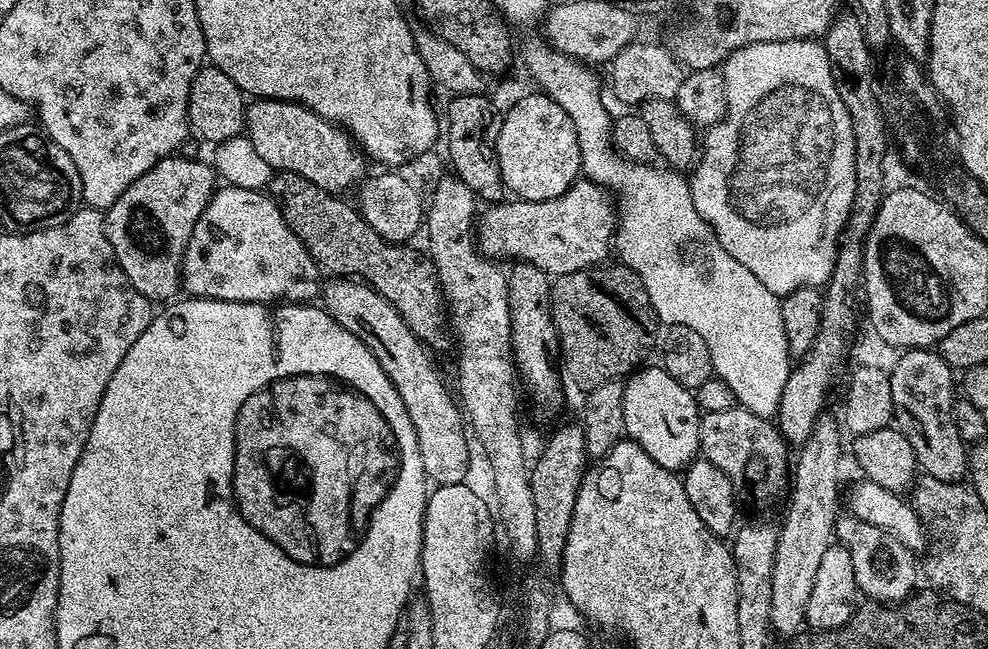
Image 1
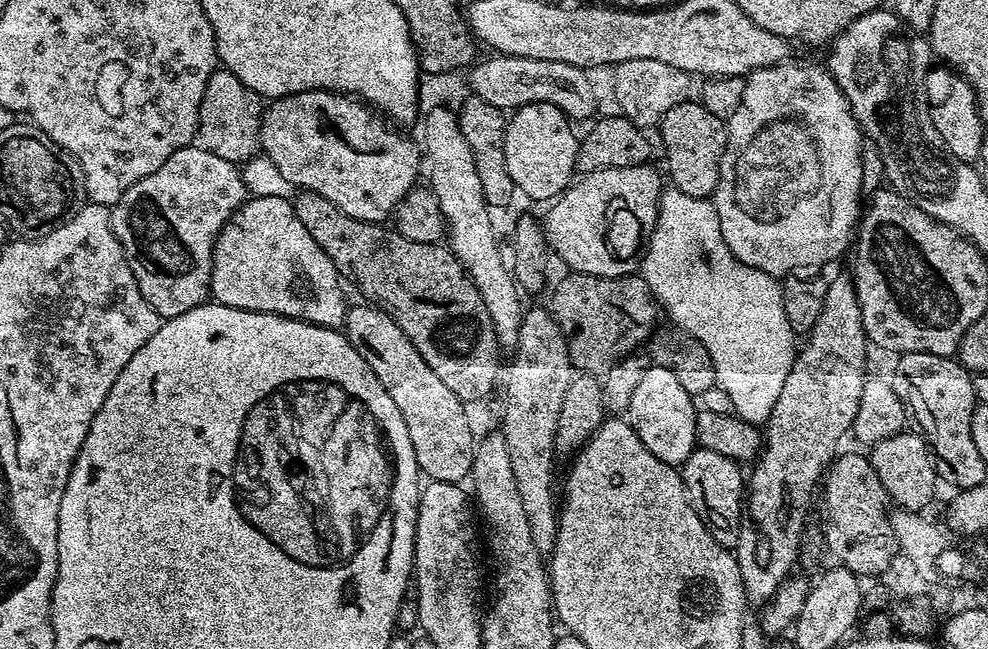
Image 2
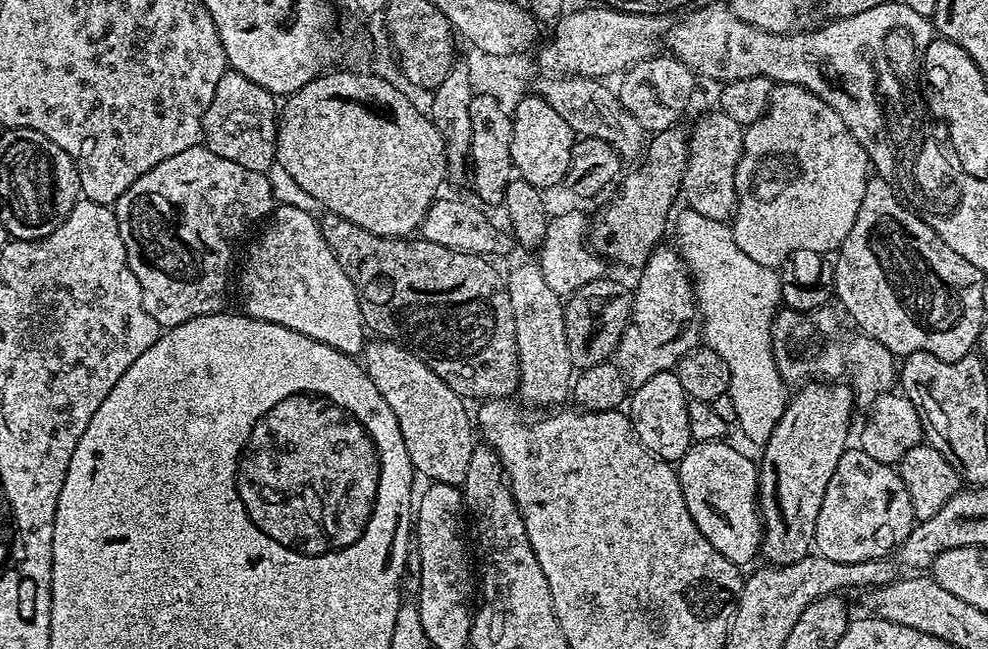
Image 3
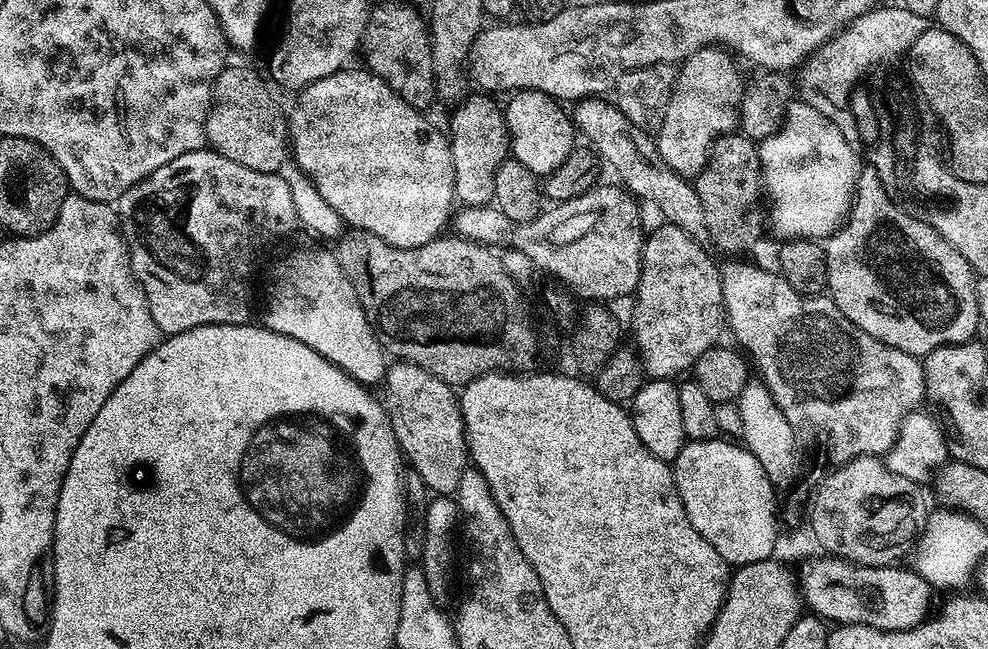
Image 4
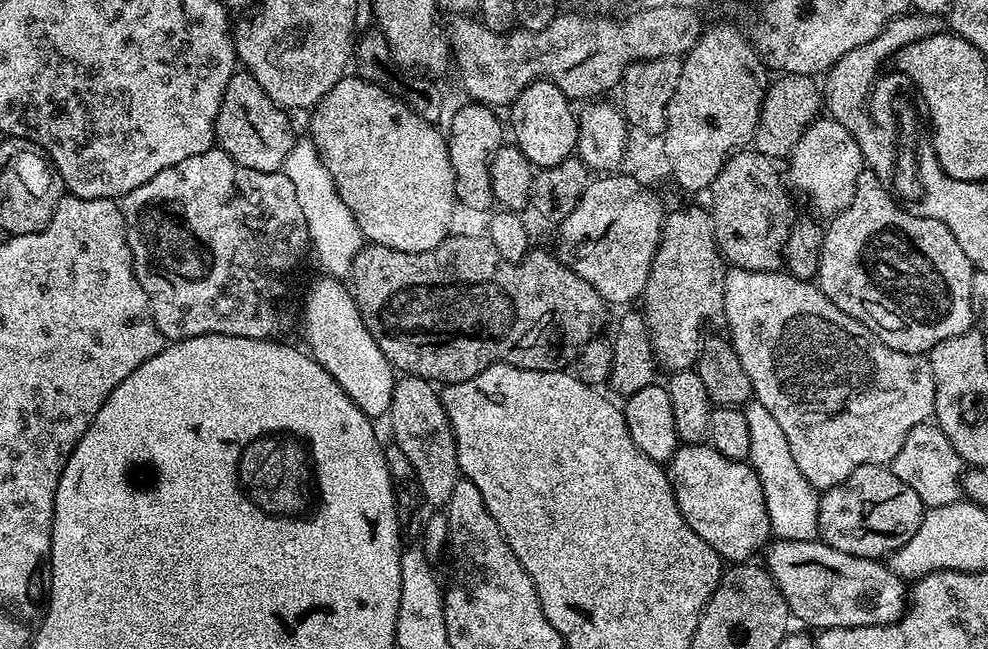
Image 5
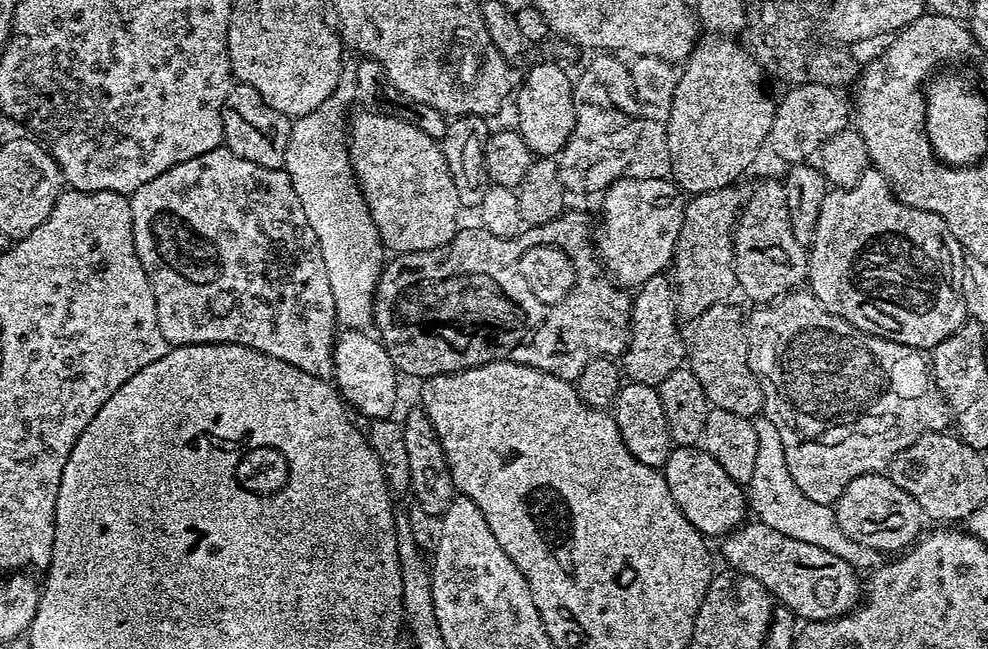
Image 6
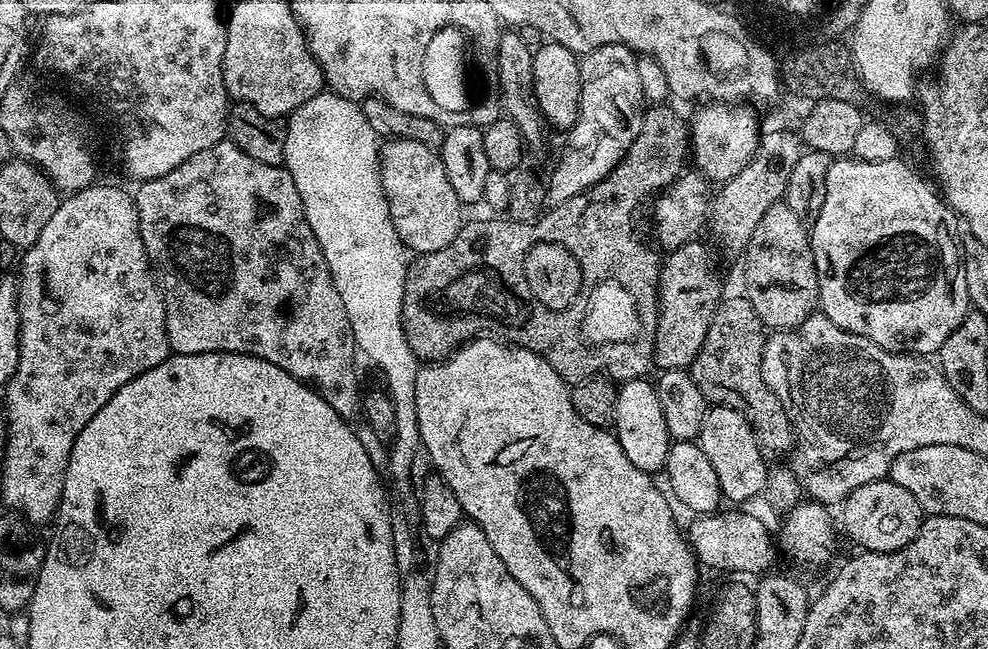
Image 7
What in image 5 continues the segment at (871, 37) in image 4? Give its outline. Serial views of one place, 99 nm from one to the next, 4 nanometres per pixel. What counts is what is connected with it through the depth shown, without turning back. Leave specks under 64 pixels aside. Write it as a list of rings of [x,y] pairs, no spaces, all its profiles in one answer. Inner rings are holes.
[[[923,14],[897,16],[873,40],[850,50],[838,63],[833,64],[826,73],[828,81],[822,84],[822,100],[826,105],[827,115],[831,119],[837,120],[842,126],[846,126],[846,130],[854,138],[854,142],[858,142],[862,154],[872,156],[872,162],[868,165],[868,168],[873,172],[880,168],[880,175],[878,176],[884,176],[884,180],[888,180],[888,172],[892,172],[892,160],[888,160],[888,148],[877,145],[877,135],[872,132],[868,116],[865,113],[863,93],[865,88],[868,87],[869,78],[867,76],[872,75],[872,68],[876,68],[876,60],[880,60],[880,56],[891,61],[903,47],[939,33],[942,28],[940,22],[942,22],[940,16]],[[869,143],[873,143],[875,146],[868,148]]]

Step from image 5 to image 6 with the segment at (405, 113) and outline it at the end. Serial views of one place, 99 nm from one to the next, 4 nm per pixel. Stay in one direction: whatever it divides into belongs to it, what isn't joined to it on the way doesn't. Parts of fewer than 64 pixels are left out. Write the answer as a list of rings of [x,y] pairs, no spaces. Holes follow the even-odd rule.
[[[360,110],[350,120],[350,139],[348,154],[352,158],[352,172],[360,185],[366,206],[372,215],[374,226],[380,235],[380,243],[393,253],[421,252],[446,246],[454,238],[461,223],[462,205],[458,190],[454,190],[454,178],[446,166],[443,147],[430,138],[411,119],[403,120],[400,116],[387,116],[384,110]]]

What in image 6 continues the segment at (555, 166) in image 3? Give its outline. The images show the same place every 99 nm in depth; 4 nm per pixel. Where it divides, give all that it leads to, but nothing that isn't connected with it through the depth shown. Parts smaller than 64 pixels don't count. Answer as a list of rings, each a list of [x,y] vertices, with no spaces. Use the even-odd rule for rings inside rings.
[[[536,64],[528,73],[523,73],[522,81],[514,92],[516,100],[516,124],[515,131],[520,133],[520,137],[530,146],[533,154],[540,158],[552,158],[559,154],[566,146],[571,136],[571,131],[575,126],[573,77],[568,77],[556,64]]]

